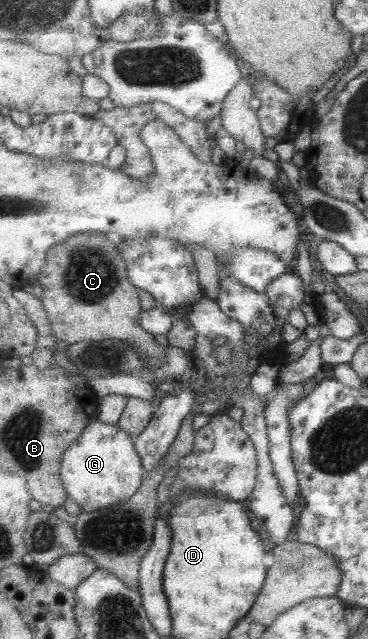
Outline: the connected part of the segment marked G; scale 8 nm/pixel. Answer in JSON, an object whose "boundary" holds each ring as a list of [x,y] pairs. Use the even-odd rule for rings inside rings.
{"boundary":[[[96,419],[83,435],[64,453],[62,479],[69,500],[76,502],[82,512],[94,513],[133,497],[143,485],[147,474],[137,453],[132,435],[122,428]]]}

